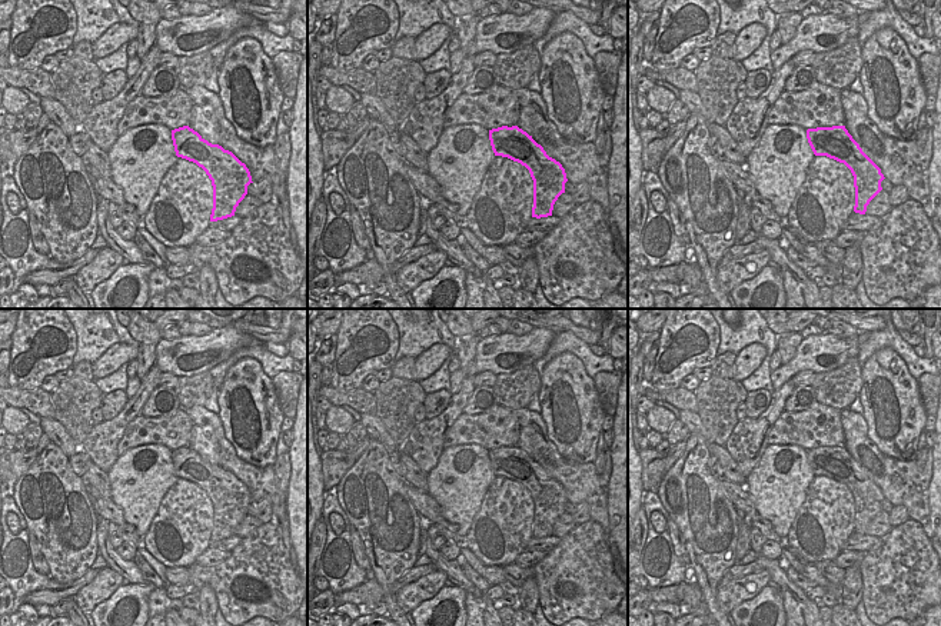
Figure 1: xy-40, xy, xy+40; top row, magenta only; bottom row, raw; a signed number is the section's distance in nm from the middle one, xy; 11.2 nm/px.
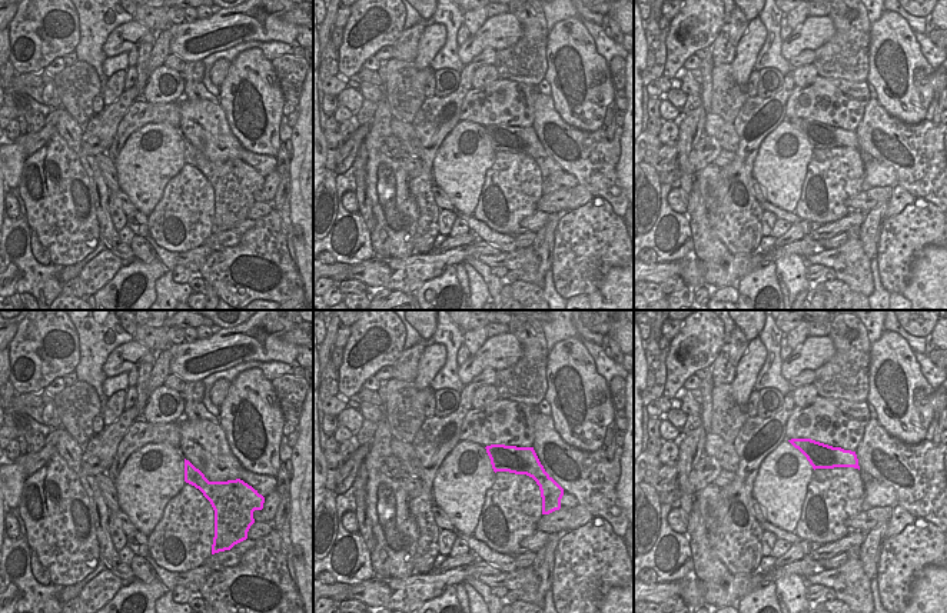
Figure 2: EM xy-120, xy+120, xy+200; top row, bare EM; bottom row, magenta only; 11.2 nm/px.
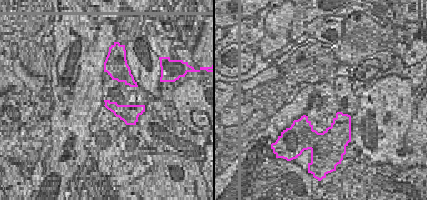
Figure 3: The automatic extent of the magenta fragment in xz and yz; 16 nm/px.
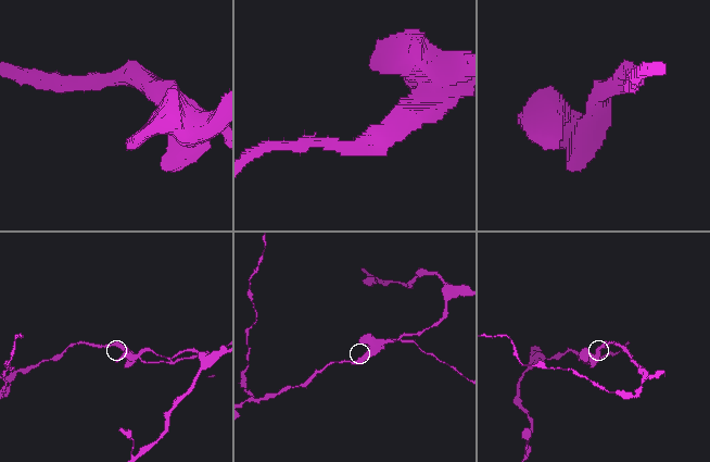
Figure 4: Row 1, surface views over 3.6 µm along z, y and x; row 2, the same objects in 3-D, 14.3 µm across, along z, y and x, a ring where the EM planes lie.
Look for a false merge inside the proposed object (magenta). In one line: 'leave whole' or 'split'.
split

